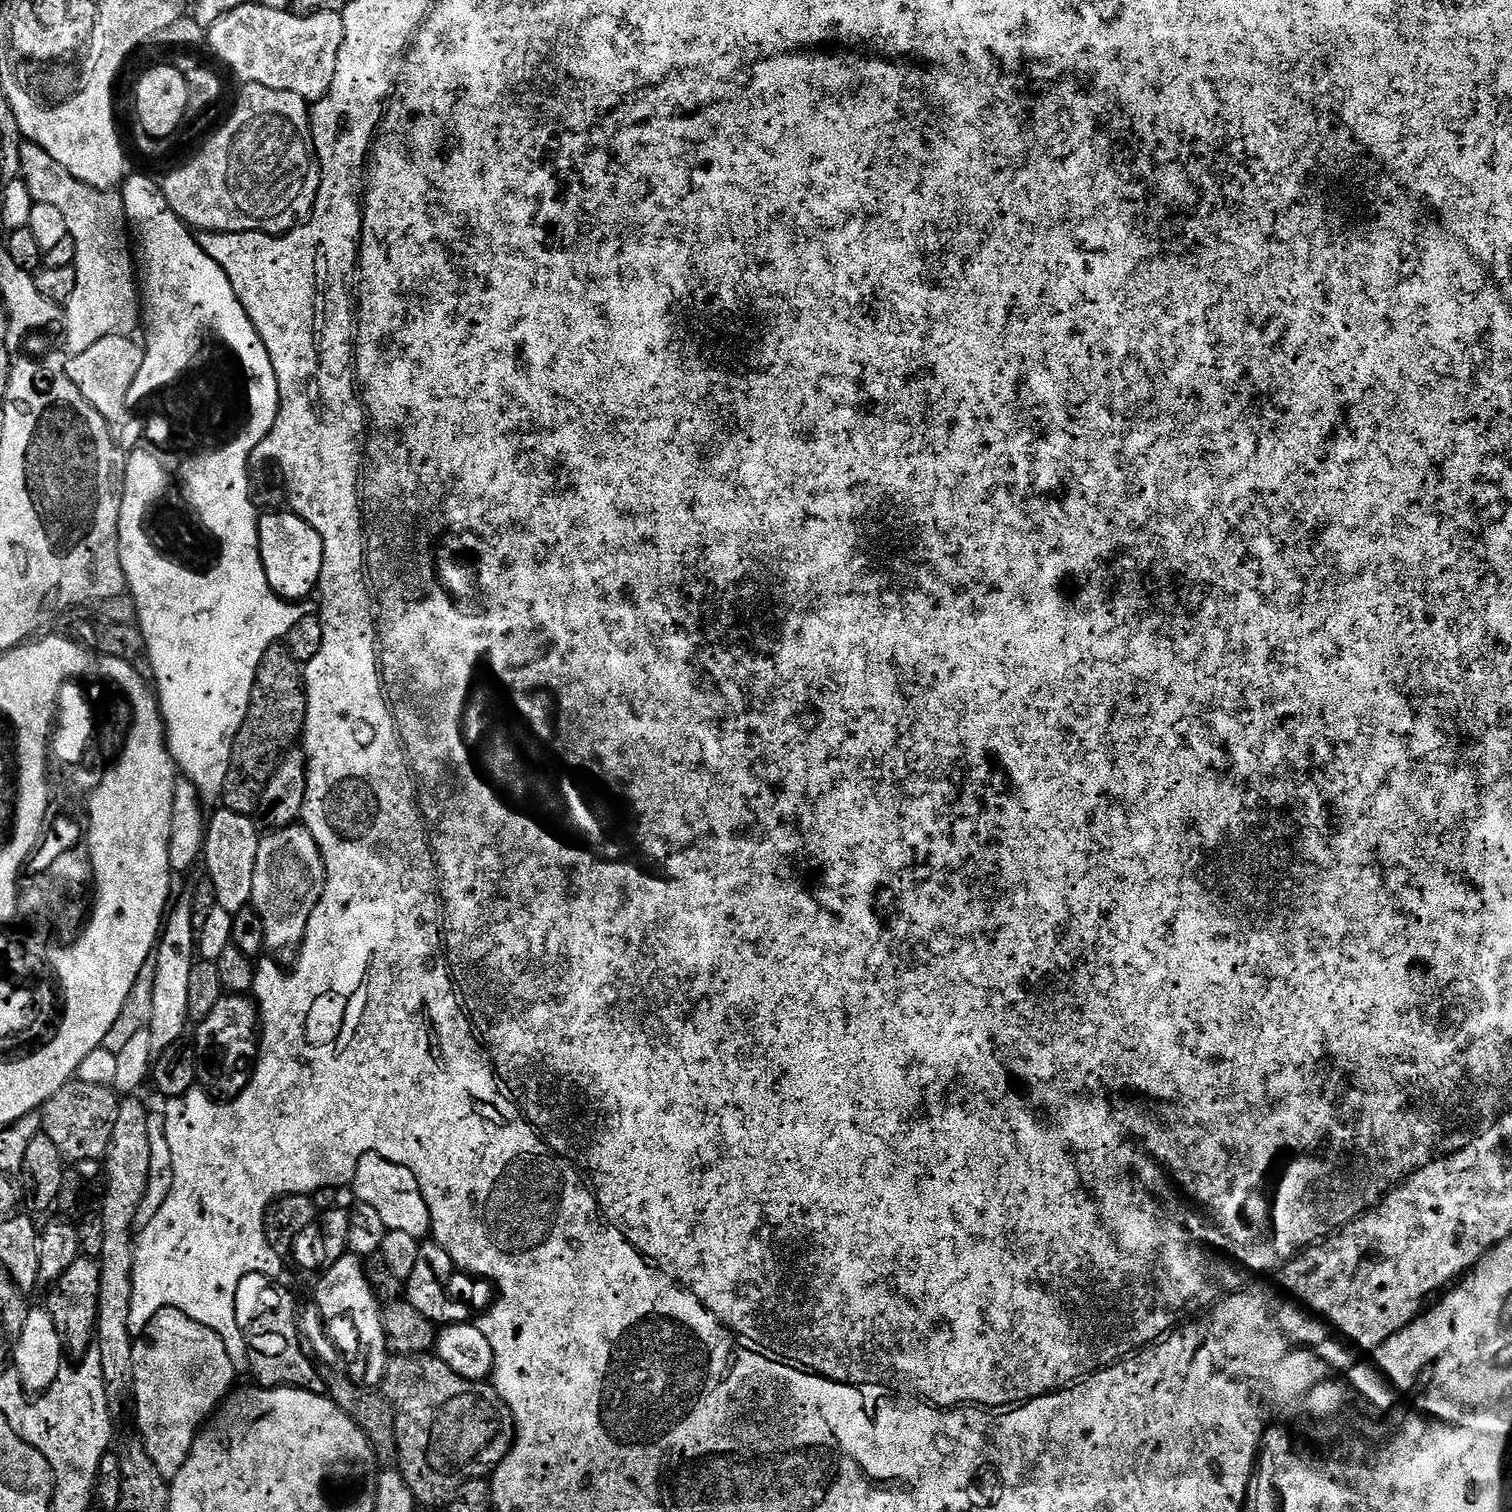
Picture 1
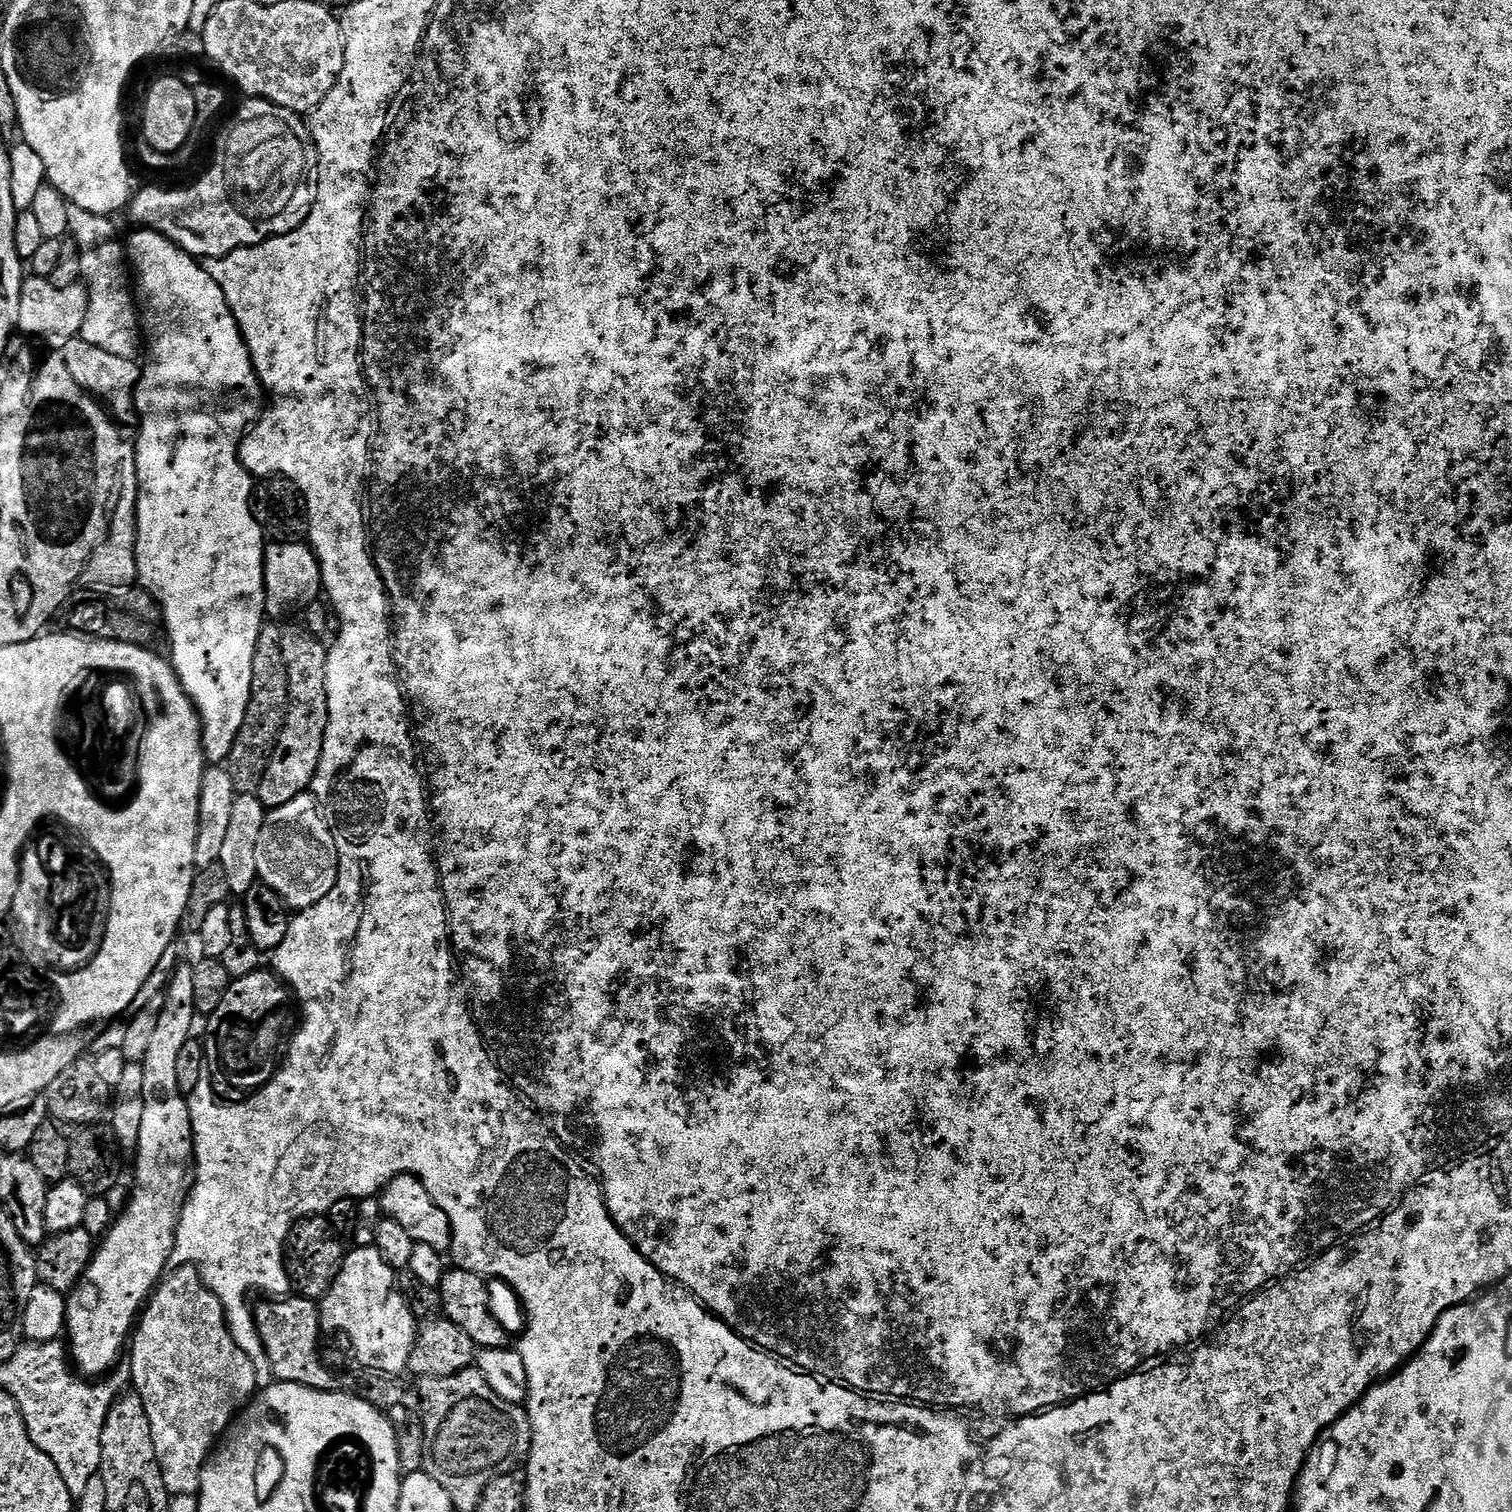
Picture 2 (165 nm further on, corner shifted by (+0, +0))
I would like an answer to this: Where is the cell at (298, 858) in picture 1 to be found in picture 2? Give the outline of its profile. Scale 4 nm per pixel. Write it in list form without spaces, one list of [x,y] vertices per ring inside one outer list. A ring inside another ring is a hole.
[[[308,794],[294,798],[294,802],[286,802],[286,806],[273,808],[265,815],[262,835],[258,838],[254,855],[258,862],[256,874],[259,883],[270,886],[270,890],[278,893],[292,910],[303,910],[322,902],[322,898],[334,890],[334,882],[338,882],[340,859],[338,846],[334,846],[334,834],[319,803]]]

